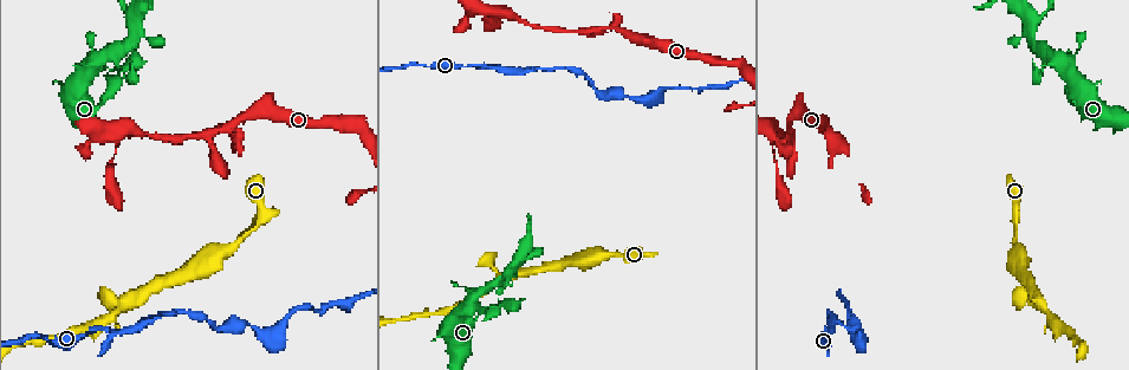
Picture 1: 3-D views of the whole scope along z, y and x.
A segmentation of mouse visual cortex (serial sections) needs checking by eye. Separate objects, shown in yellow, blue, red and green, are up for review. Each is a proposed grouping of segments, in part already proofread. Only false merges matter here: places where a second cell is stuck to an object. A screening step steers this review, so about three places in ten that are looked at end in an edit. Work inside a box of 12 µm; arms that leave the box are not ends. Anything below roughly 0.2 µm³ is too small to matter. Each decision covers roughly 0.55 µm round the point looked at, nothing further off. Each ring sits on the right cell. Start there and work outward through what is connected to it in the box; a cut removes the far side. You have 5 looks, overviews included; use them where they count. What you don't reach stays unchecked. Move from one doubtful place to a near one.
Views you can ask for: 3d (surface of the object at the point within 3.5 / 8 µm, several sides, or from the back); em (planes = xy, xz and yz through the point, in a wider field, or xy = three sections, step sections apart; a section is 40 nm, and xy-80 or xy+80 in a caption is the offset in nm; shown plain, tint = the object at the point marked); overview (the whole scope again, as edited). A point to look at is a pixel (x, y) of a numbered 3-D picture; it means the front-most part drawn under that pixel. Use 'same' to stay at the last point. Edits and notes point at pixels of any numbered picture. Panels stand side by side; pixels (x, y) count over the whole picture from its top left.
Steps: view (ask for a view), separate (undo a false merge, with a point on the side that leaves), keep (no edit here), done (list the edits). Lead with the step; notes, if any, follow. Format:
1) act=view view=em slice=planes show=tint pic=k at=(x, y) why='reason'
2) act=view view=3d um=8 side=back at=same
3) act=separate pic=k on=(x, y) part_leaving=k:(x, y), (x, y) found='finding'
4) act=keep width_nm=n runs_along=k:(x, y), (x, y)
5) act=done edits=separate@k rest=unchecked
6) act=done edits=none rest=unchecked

act=view view=3d um=3.5 pic=1 at=(665, 87) why='calibre changes'

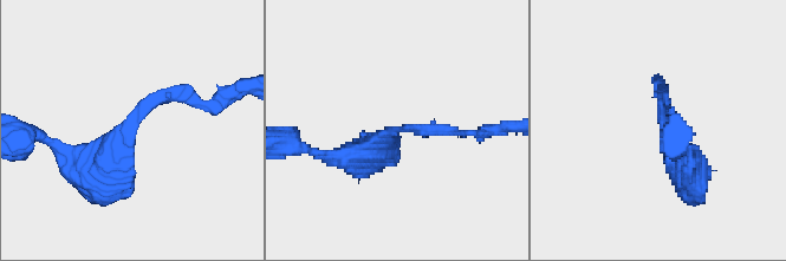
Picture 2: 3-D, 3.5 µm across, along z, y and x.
act=view view=em slice=xy step=5 show=tint pic=2 at=(131, 125)

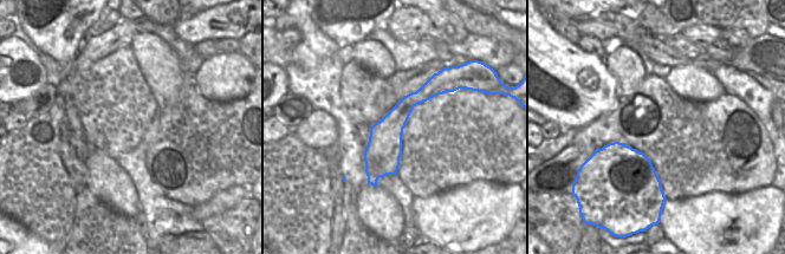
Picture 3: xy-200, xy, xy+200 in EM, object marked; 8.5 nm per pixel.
act=keep runs_along=3:(445, 89), (399, 115), (370, 181) found='one cell here'

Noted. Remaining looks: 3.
act=view view=3d um=8 pic=1 at=(1048, 56) why='calibre changes'

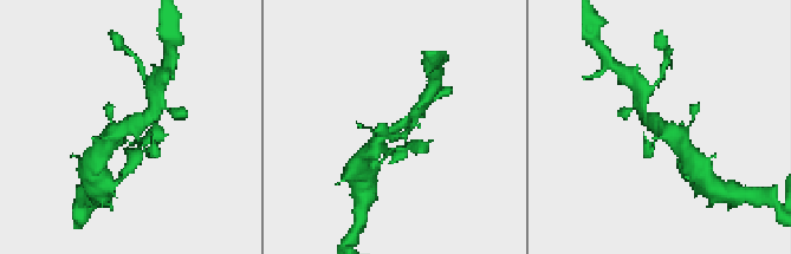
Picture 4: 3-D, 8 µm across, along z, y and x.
act=view view=3d um=3.5 pic=4 at=(662, 128)

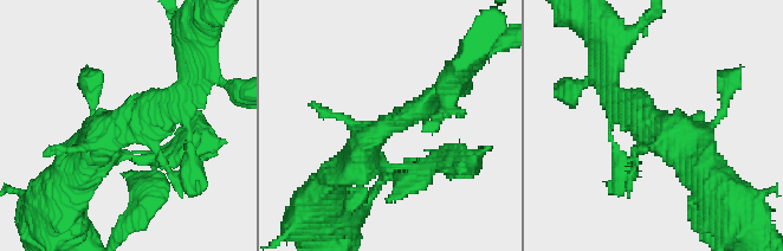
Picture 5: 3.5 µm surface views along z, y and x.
act=view view=em slice=planes show=tint pic=5 at=(403, 119) why='shape alone is not enough'

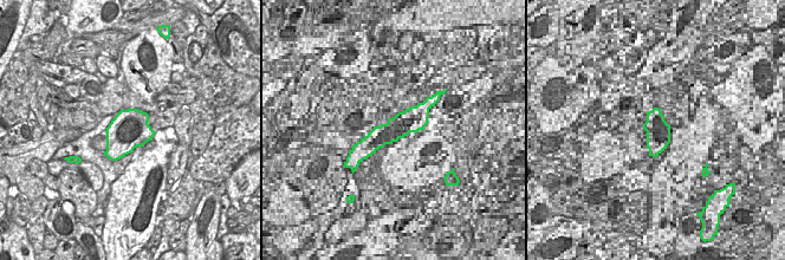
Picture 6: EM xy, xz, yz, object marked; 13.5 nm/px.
act=keep found='one cell here'

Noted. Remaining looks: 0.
act=done edits=none rest=unchecked

